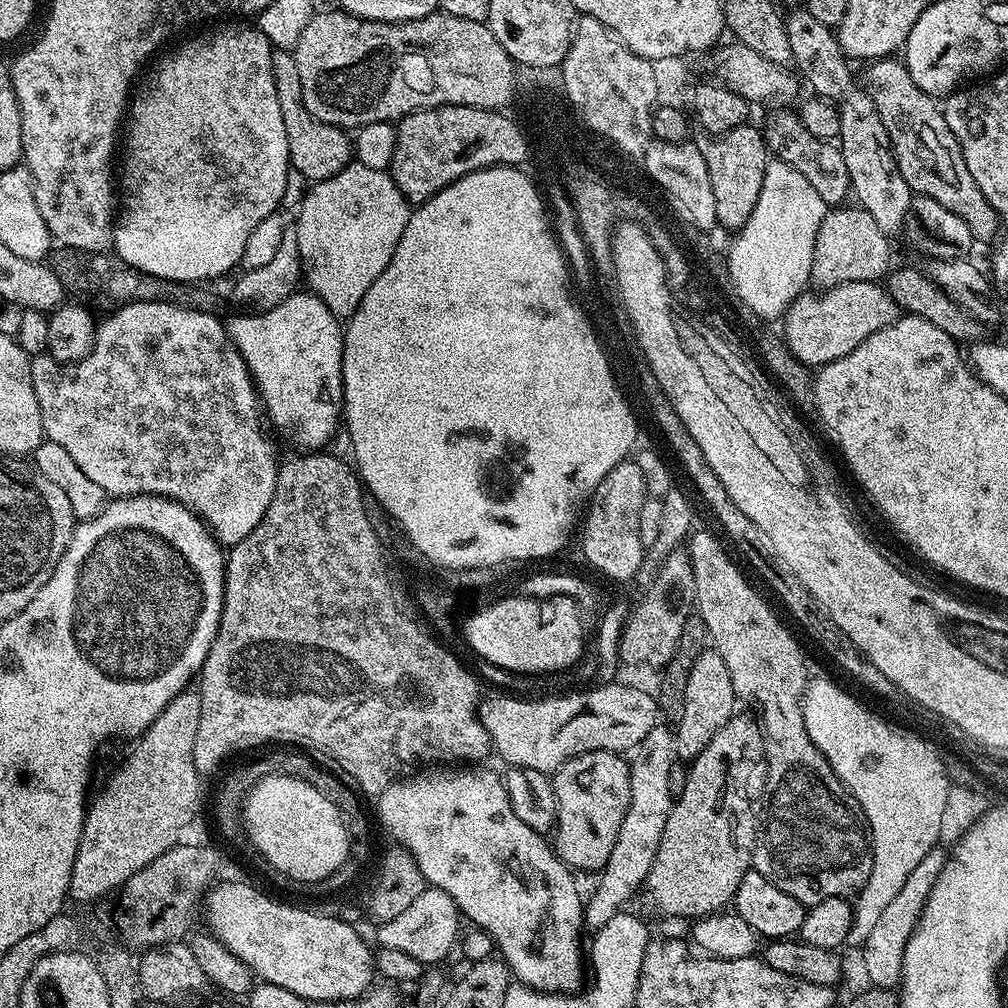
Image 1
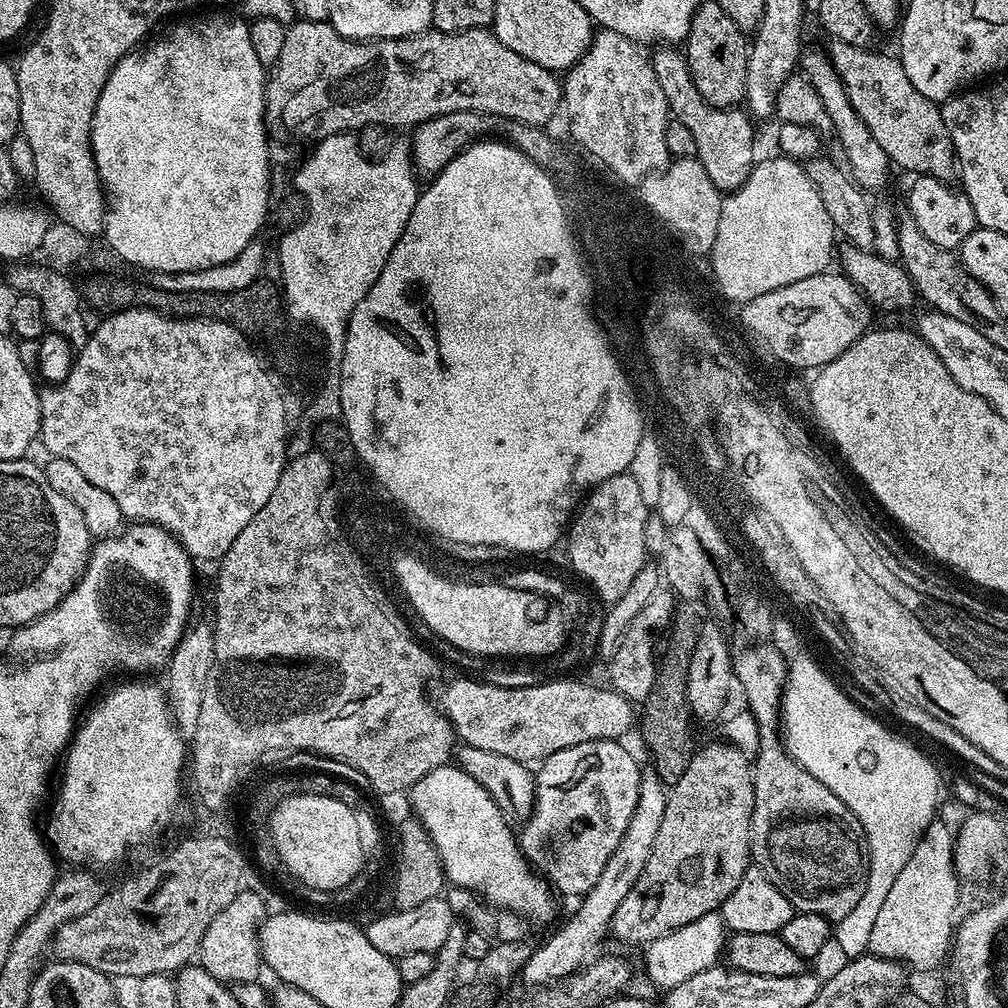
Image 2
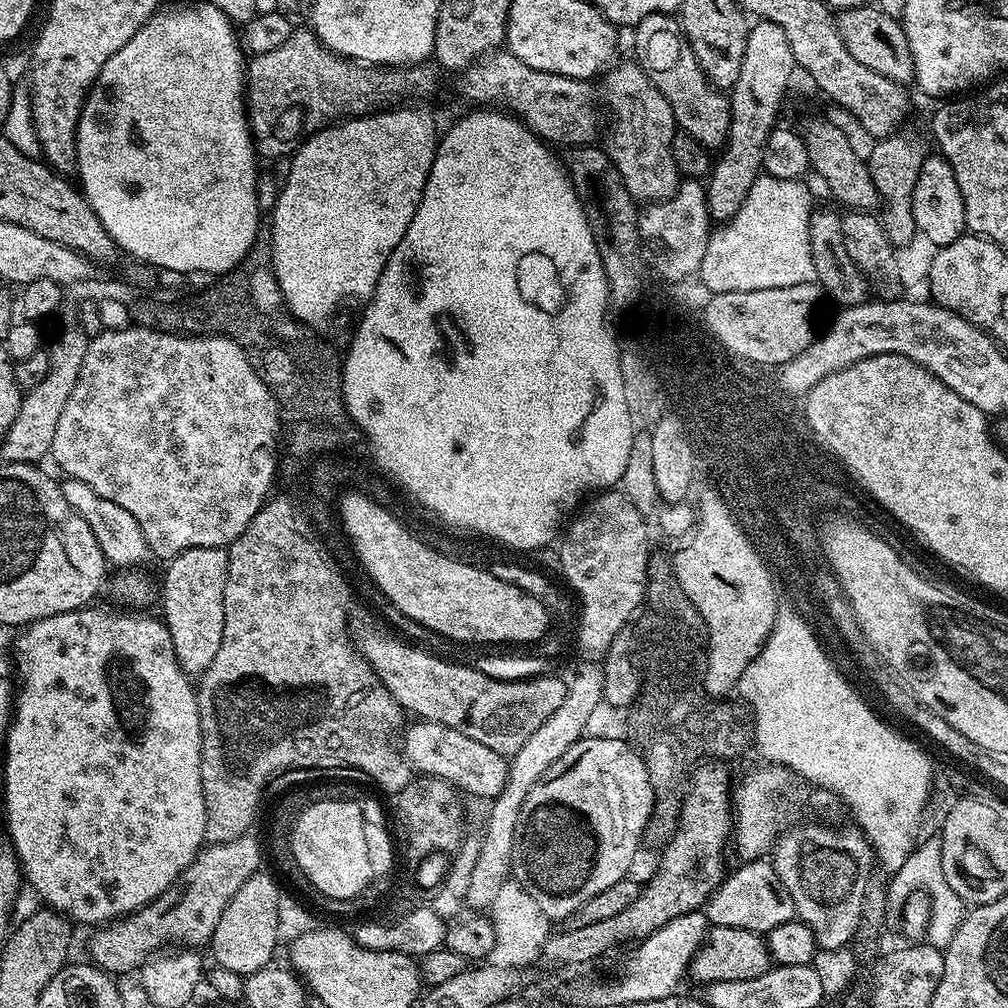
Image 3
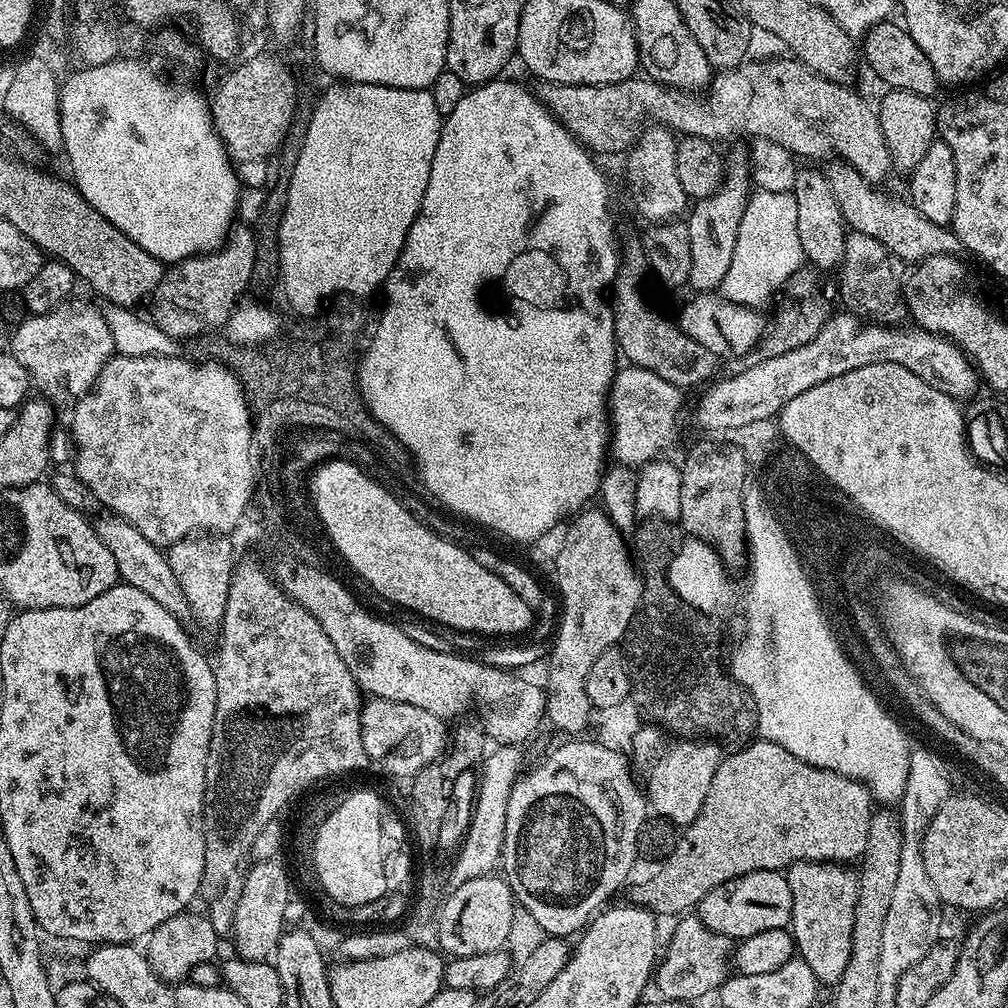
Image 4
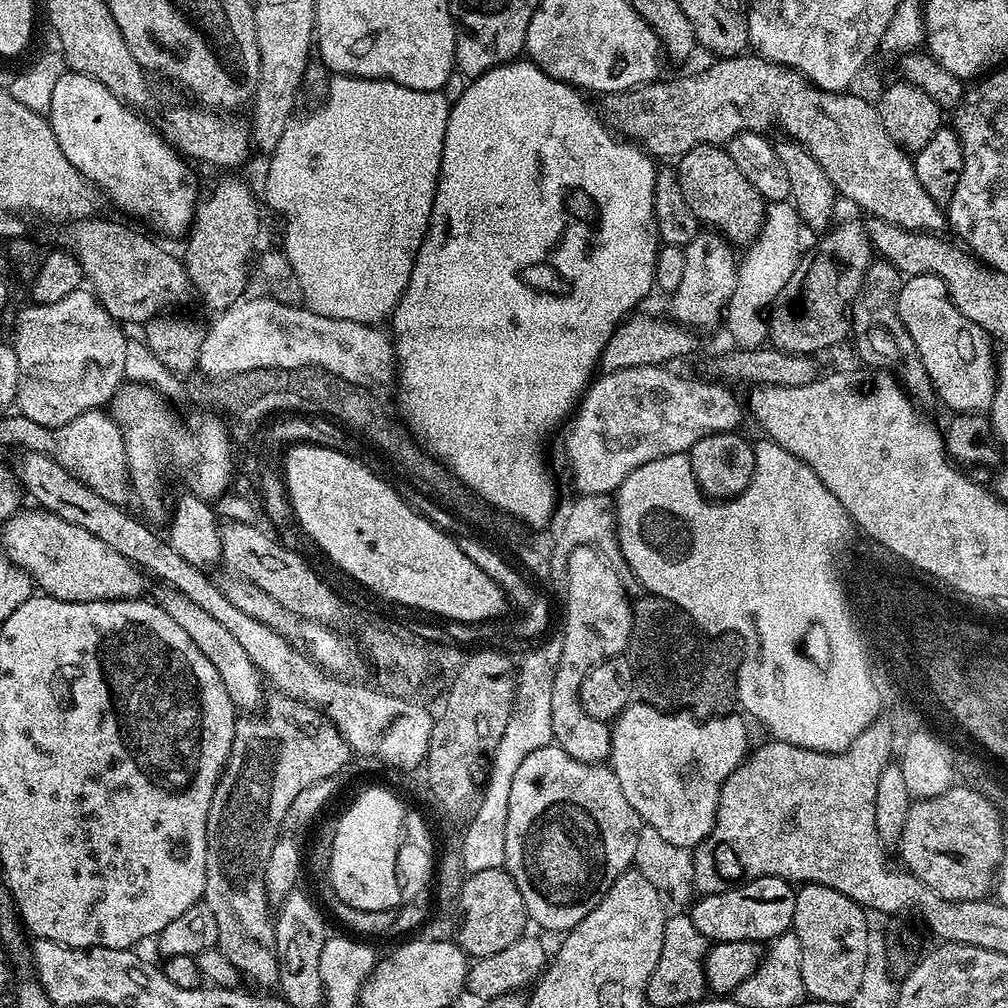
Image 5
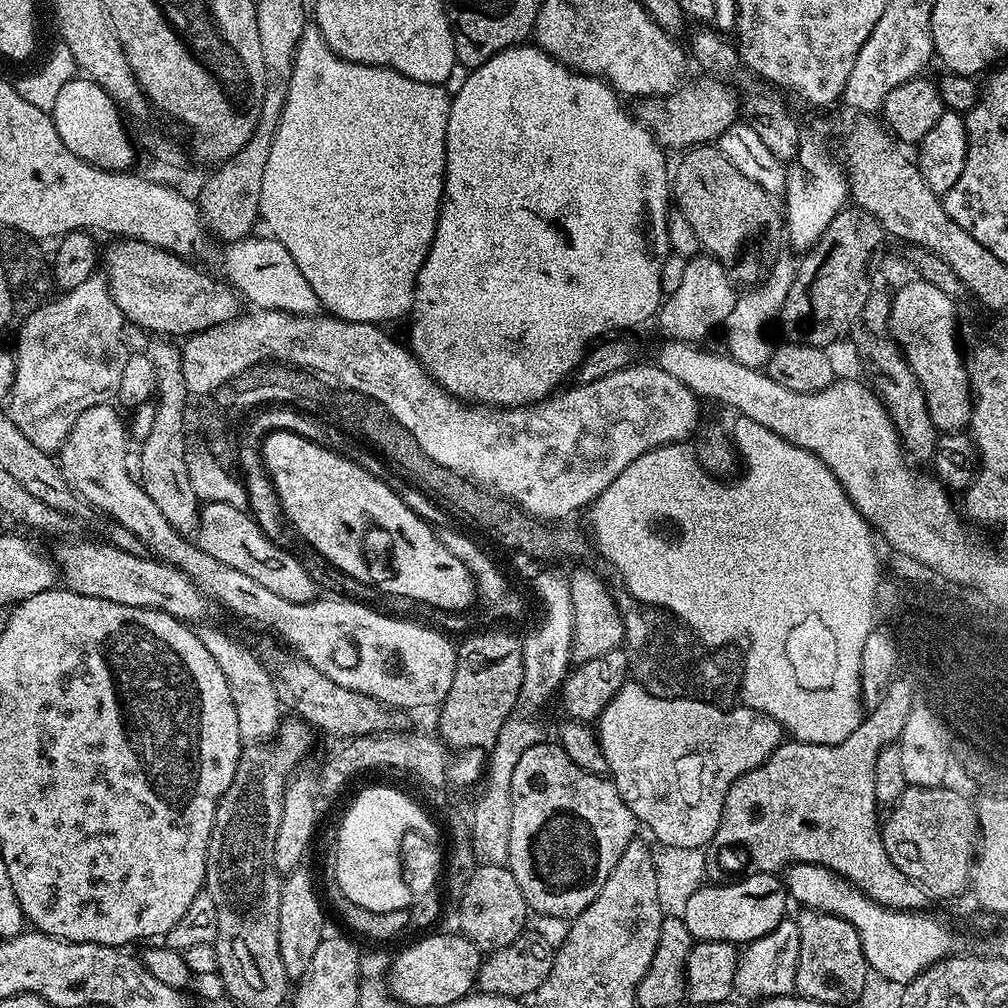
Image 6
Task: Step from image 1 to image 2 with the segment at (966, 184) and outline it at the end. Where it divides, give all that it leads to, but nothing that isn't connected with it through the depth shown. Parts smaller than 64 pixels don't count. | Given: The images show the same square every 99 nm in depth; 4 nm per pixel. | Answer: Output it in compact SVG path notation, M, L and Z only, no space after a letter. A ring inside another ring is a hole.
M836 42L831 46L830 59L844 83L850 106L866 122L866 130L874 134L878 146L886 150L889 161L911 174L951 181L958 165L940 108L918 92L906 76L902 61L884 52L868 52L872 50L858 44Z

